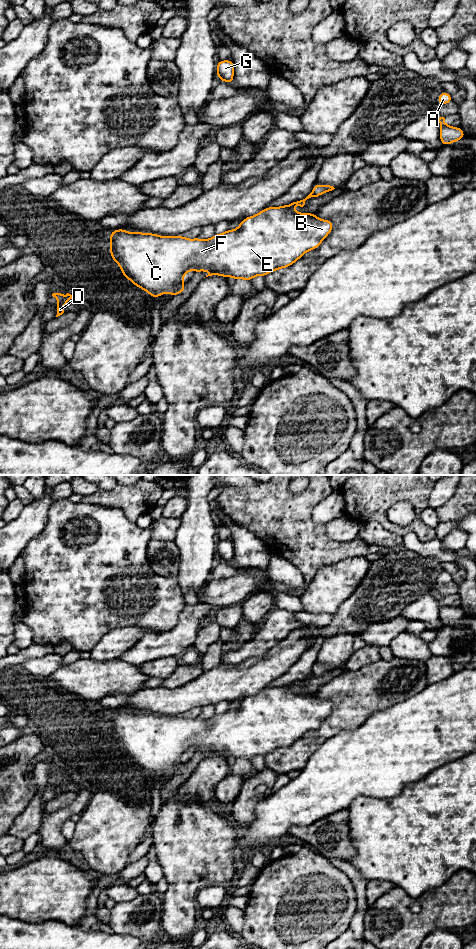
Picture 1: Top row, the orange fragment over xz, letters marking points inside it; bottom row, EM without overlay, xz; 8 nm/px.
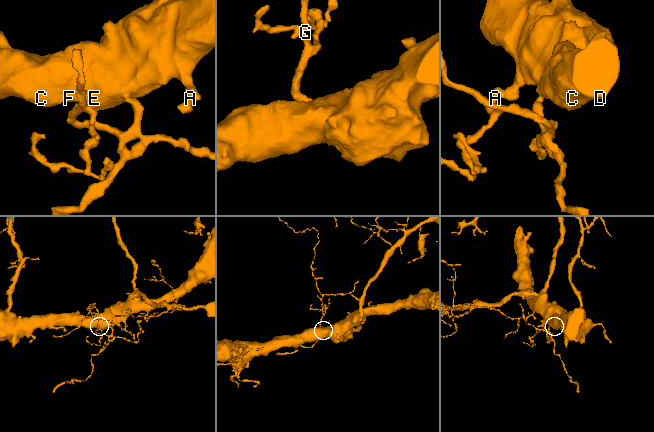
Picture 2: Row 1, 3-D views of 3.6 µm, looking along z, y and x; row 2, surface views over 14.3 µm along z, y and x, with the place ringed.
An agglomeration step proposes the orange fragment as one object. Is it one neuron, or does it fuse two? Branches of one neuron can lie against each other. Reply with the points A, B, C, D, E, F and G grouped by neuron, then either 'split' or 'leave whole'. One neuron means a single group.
A B C D E F G | leave whole

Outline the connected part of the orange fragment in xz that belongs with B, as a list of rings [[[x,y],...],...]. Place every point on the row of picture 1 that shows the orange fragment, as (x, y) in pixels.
[[[315,183],[313,188],[312,188],[312,192],[305,199],[297,201],[297,202],[293,202],[291,204],[287,204],[284,206],[278,206],[278,207],[269,207],[268,206],[268,207],[264,208],[262,211],[260,211],[259,213],[257,213],[256,215],[247,216],[244,220],[241,221],[241,223],[239,224],[239,226],[236,229],[234,229],[234,230],[227,229],[225,232],[220,233],[220,234],[215,234],[211,238],[205,239],[205,240],[200,239],[198,237],[196,237],[194,239],[189,239],[189,238],[183,237],[182,235],[162,236],[162,235],[157,235],[154,233],[147,233],[147,232],[146,233],[144,233],[144,232],[133,233],[130,231],[126,231],[122,228],[116,229],[116,230],[113,230],[112,232],[110,232],[109,252],[110,252],[110,255],[113,259],[113,261],[119,265],[122,275],[126,279],[129,279],[131,281],[131,283],[133,283],[136,287],[148,292],[151,298],[160,297],[164,293],[169,293],[171,295],[171,297],[173,297],[175,295],[178,295],[178,294],[185,292],[185,284],[186,283],[182,279],[183,279],[184,275],[187,274],[191,269],[194,270],[194,274],[196,274],[197,272],[207,270],[209,273],[206,277],[212,276],[212,275],[218,275],[218,276],[222,276],[225,279],[227,276],[229,276],[229,277],[233,278],[235,281],[237,279],[244,279],[246,281],[251,281],[255,276],[265,277],[271,272],[274,272],[276,270],[280,270],[283,268],[287,268],[287,267],[293,265],[297,260],[302,258],[302,256],[305,253],[307,253],[310,250],[315,250],[321,245],[322,241],[333,230],[333,227],[334,227],[333,222],[331,220],[319,219],[316,216],[316,213],[296,213],[293,210],[293,208],[295,206],[303,207],[305,205],[305,201],[307,199],[309,199],[311,197],[321,196],[322,194],[325,194],[329,191],[334,190],[334,189],[335,188],[333,186],[330,186],[330,185],[322,185],[322,184]]]

